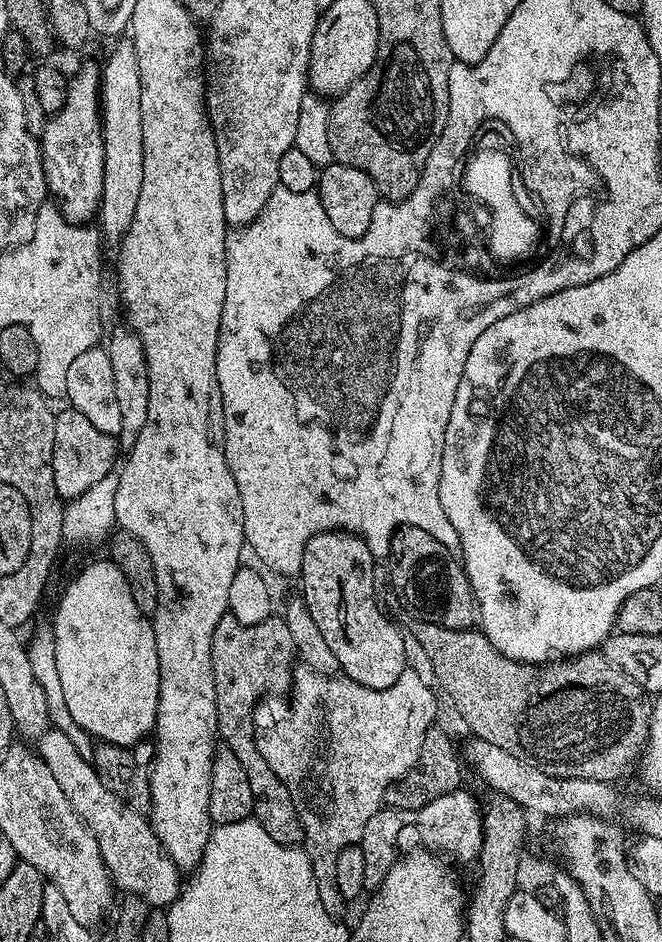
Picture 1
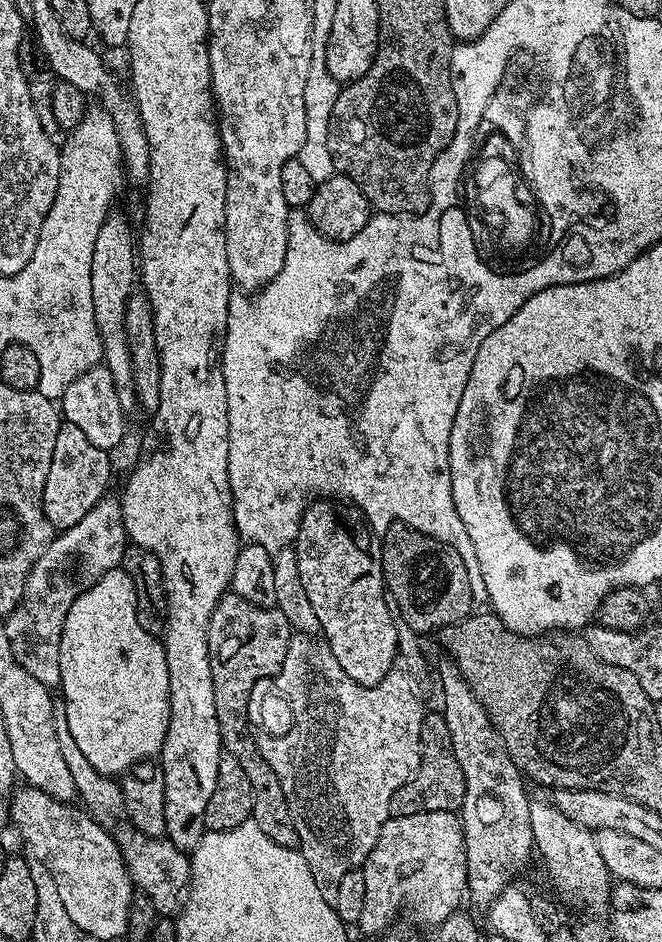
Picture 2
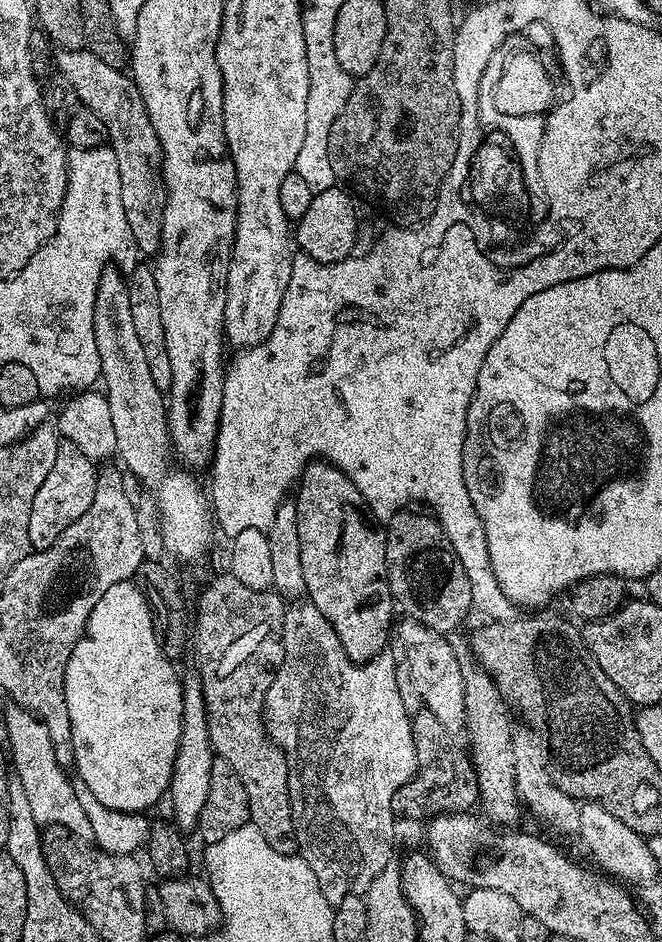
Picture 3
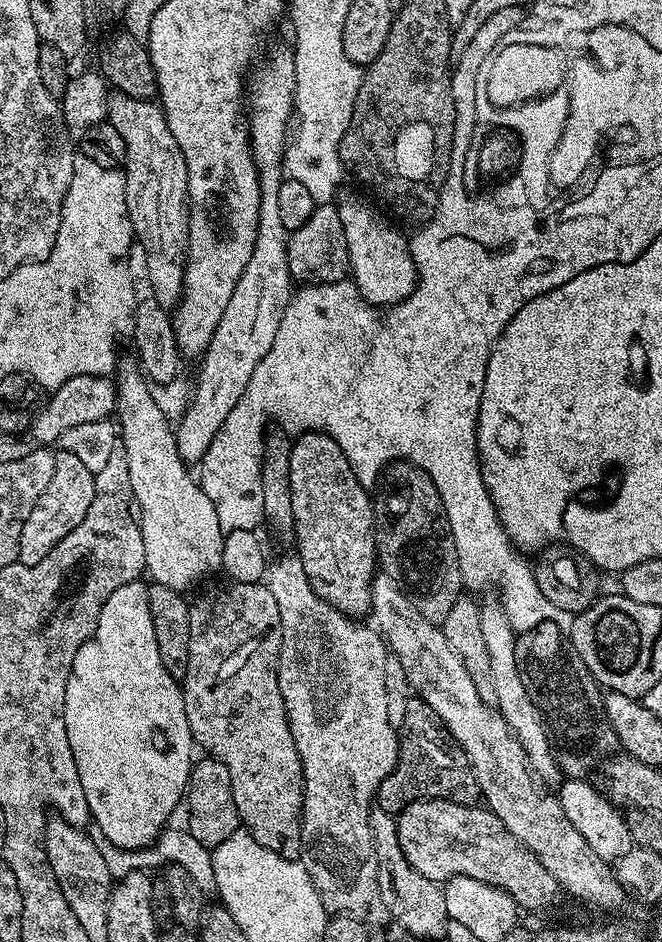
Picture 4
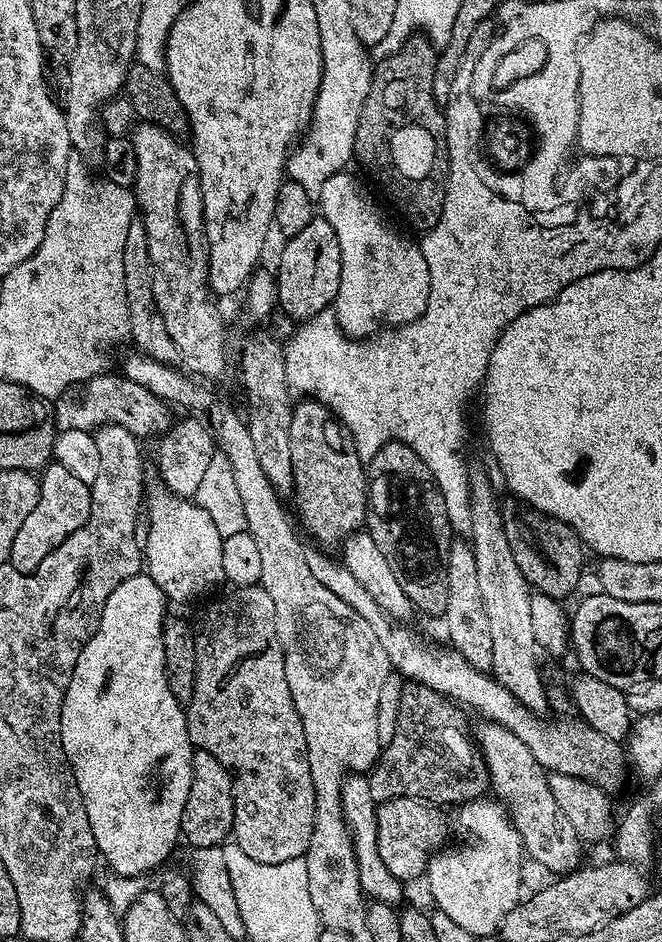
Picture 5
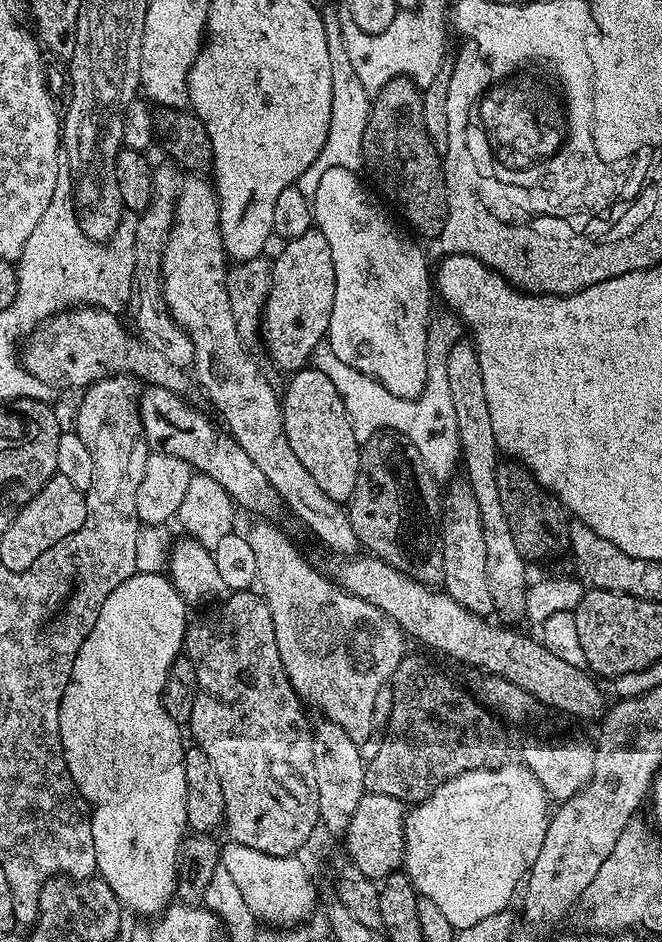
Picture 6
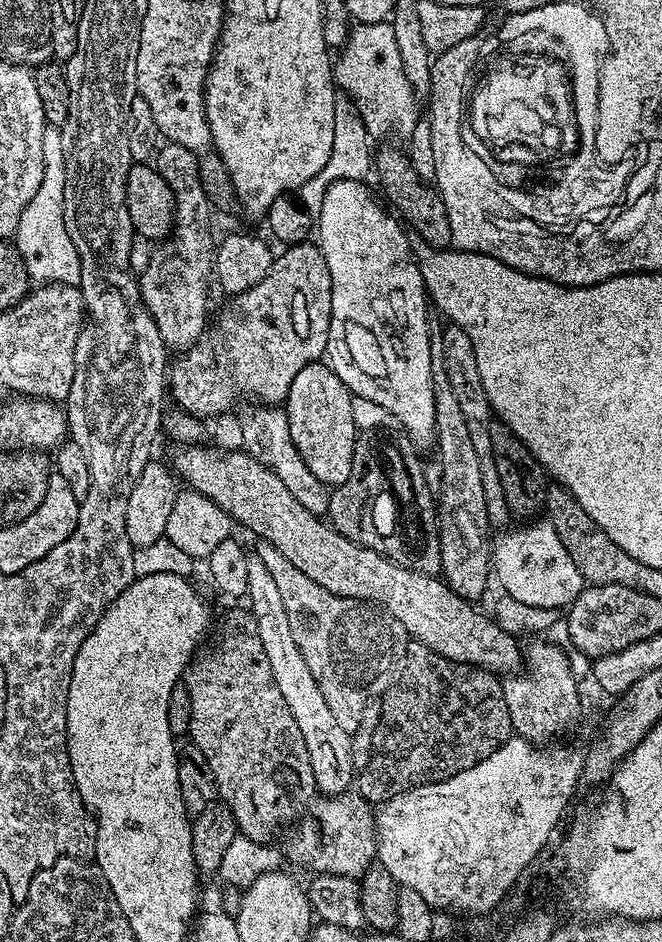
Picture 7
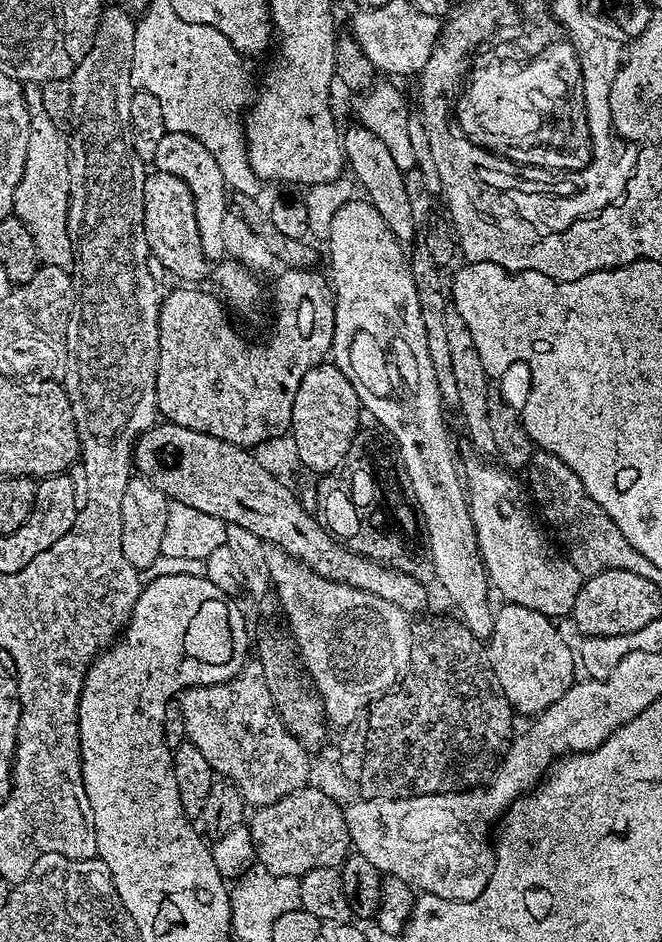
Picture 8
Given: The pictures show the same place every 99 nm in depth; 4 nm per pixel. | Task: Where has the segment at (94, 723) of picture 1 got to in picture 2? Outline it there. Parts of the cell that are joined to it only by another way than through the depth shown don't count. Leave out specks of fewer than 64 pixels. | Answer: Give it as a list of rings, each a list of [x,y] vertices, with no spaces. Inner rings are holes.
[[[118,567],[106,574],[102,574],[102,578],[98,578],[98,582],[94,582],[94,586],[90,586],[90,590],[86,590],[76,599],[74,606],[70,606],[70,610],[66,614],[66,626],[62,630],[60,683],[58,688],[59,691],[64,691],[62,703],[65,706],[67,725],[70,726],[71,737],[75,739],[75,743],[82,750],[82,754],[87,757],[98,774],[104,777],[119,777],[121,774],[135,769],[132,768],[135,764],[140,764],[143,760],[150,759],[151,756],[152,759],[159,757],[166,738],[166,730],[170,726],[170,670],[166,666],[164,646],[155,635],[142,630],[141,623],[138,622],[135,606],[135,586],[131,580],[131,575],[129,572],[124,571],[123,567]]]

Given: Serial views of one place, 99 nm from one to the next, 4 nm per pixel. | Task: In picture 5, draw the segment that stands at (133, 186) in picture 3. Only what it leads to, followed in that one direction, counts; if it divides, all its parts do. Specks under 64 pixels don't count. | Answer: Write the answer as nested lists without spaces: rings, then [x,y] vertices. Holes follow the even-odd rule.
[[[137,123],[131,129],[130,139],[134,146],[134,158],[138,158],[138,174],[134,185],[134,195],[139,219],[144,221],[144,229],[146,230],[148,253],[152,263],[152,293],[154,294],[154,302],[158,306],[158,314],[162,314],[162,323],[166,326],[170,339],[174,341],[174,346],[180,348],[180,360],[183,367],[192,374],[201,372],[204,376],[216,376],[224,368],[224,320],[220,317],[219,310],[216,309],[215,302],[217,303],[217,301],[214,299],[212,289],[208,286],[208,243],[204,240],[204,211],[202,210],[202,190],[200,189],[198,162],[194,158],[191,147],[184,145],[183,148],[177,137],[173,136],[171,132],[167,132],[166,129],[158,127],[157,124]]]

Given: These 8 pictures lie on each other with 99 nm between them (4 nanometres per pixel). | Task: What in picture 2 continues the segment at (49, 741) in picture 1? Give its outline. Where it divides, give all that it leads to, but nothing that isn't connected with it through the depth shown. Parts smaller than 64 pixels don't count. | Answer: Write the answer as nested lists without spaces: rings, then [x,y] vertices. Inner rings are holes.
[[[124,826],[118,832],[118,843],[133,885],[150,898],[154,910],[161,917],[175,917],[183,908],[184,901],[188,898],[188,889],[192,887],[192,861],[189,853],[173,846],[167,838],[151,840],[131,826]]]

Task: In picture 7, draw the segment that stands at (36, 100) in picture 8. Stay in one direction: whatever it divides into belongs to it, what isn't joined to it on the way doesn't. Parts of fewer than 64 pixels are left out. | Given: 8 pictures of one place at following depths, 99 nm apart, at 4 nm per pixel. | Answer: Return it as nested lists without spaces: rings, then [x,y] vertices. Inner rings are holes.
[[[44,129],[44,173],[42,186],[30,198],[26,210],[16,227],[14,246],[20,252],[29,277],[37,285],[74,284],[80,282],[80,255],[64,225],[64,151],[60,145],[57,129]],[[37,280],[37,281],[36,281]]]

